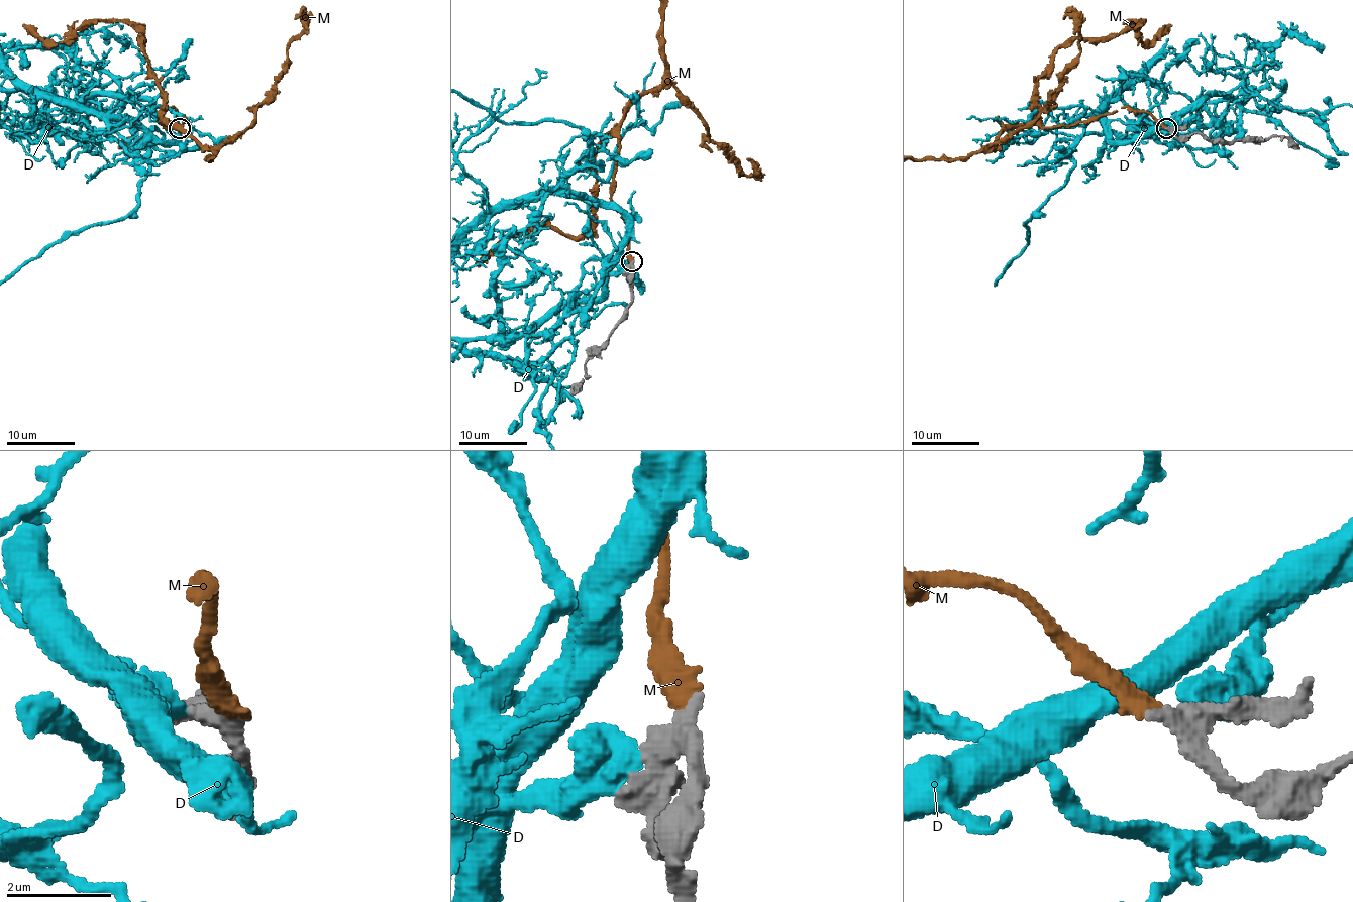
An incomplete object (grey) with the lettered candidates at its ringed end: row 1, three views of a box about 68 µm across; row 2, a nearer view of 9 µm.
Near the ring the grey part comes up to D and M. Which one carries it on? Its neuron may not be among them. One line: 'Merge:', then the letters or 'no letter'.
Merge: M

